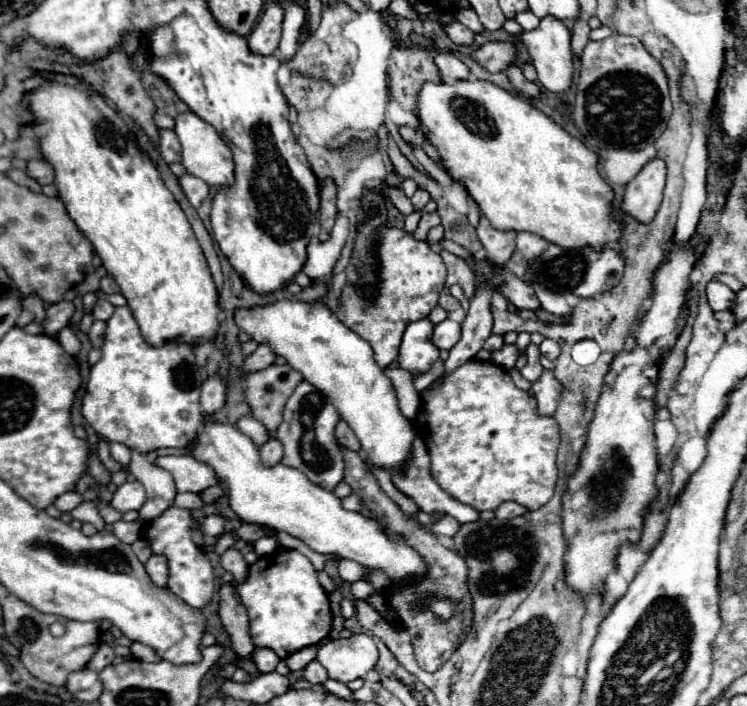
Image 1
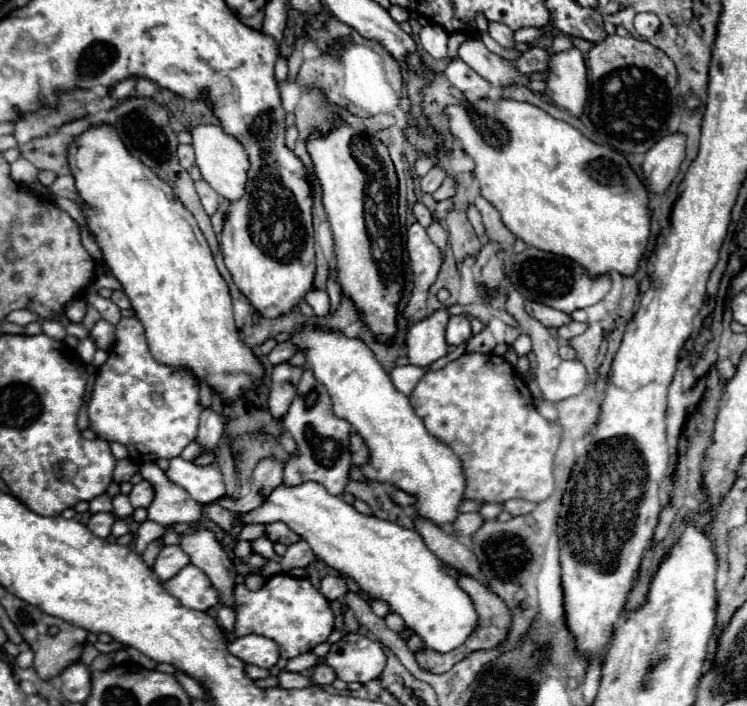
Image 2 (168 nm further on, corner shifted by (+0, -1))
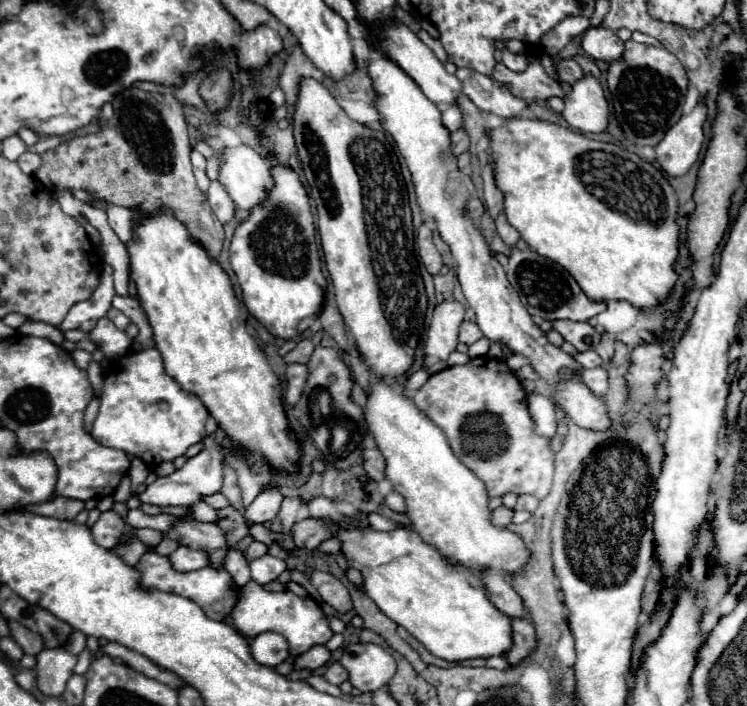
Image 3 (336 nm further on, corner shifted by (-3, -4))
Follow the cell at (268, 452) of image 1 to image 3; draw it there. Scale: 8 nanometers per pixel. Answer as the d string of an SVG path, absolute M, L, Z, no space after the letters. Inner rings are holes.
M268 486L264 488L256 500L244 510L244 518L246 522L270 522L274 520L274 516L278 514L278 508L280 508L280 502L282 502L282 494L278 492L278 488L274 486Z

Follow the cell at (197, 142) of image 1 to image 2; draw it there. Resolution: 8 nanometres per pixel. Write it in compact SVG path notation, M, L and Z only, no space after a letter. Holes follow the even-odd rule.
M199 125L191 129L193 135L193 149L197 155L197 167L201 169L203 179L225 199L237 201L245 195L245 183L247 183L247 171L249 171L249 157L243 145L233 137L227 135L219 125Z

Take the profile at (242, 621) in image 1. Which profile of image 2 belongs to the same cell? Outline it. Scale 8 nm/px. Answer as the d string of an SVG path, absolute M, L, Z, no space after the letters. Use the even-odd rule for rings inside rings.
M197 527L195 531L181 535L179 547L191 557L191 563L203 569L211 579L221 595L221 603L233 607L233 587L237 571L233 559L225 553L215 533L205 527Z

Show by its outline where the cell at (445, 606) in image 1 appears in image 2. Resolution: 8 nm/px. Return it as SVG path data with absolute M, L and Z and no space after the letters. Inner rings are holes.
M303 483L297 487L279 485L257 511L243 515L243 523L247 525L275 521L289 523L319 559L339 573L353 577L371 599L385 601L389 611L401 615L405 625L423 639L427 649L449 653L463 645L475 631L479 615L471 597L457 585L457 577L447 573L445 563L429 551L415 529L361 515L341 497L329 495L319 483Z

